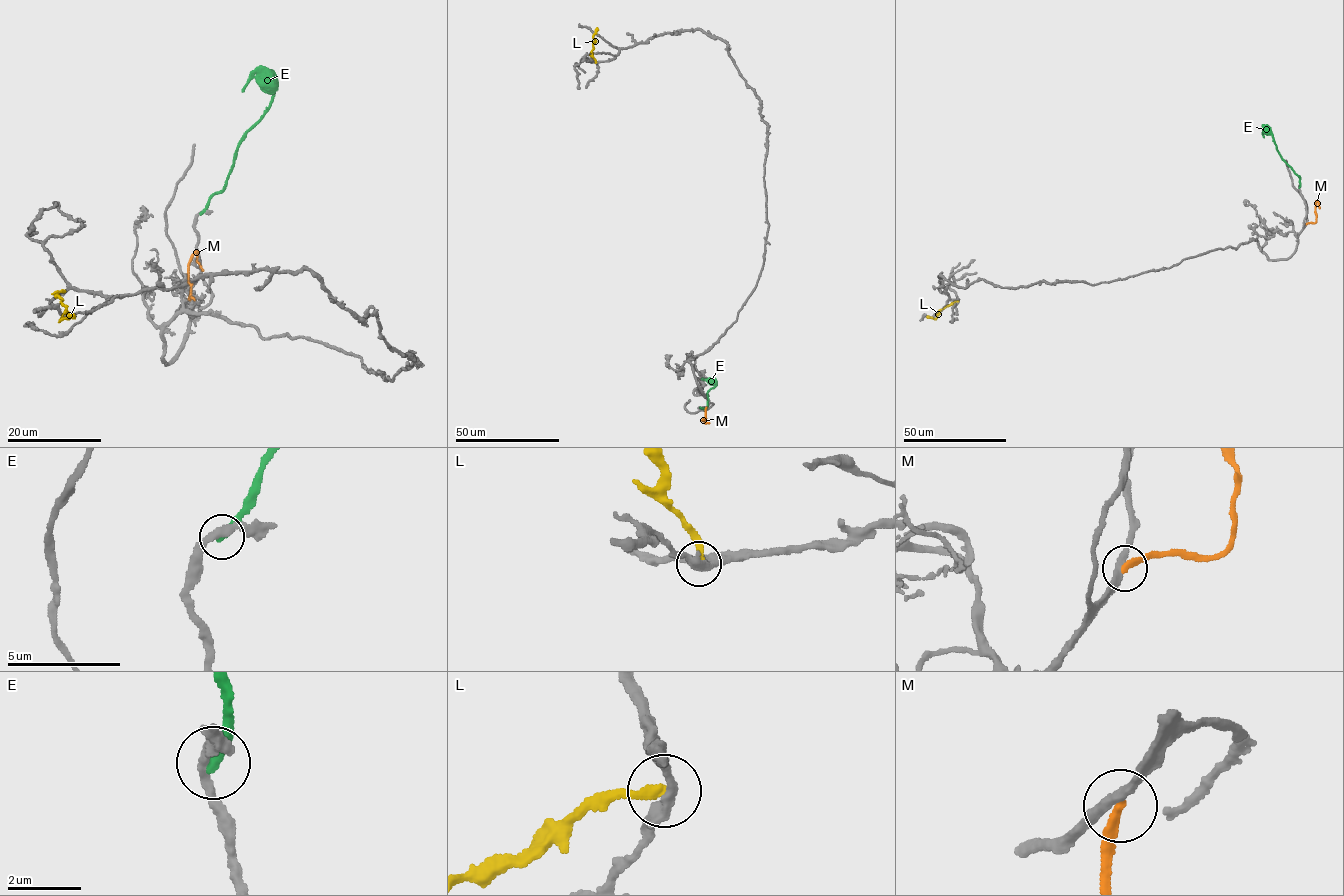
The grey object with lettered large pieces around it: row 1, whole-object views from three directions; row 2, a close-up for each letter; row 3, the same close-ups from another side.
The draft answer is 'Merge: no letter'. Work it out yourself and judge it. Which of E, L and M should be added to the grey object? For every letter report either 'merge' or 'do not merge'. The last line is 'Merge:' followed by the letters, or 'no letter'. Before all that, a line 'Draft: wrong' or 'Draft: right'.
Draft: right
E: do not merge
L: do not merge
M: do not merge
Merge: no letter

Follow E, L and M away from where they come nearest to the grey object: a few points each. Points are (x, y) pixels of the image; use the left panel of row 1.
E: (201, 213), (212, 196), (223, 189), (237, 146), (263, 114), (273, 95), (263, 90), (254, 77), (242, 91)
L: (64, 291), (57, 294), (65, 307), (60, 320), (74, 314)
M: (194, 299), (189, 300), (188, 263), (195, 253), (198, 254), (197, 262), (202, 271)

